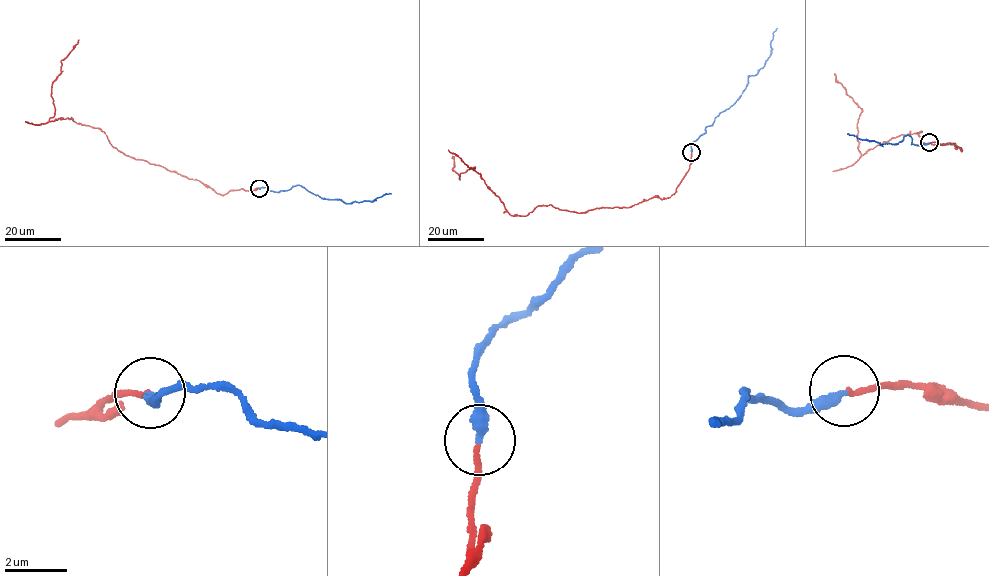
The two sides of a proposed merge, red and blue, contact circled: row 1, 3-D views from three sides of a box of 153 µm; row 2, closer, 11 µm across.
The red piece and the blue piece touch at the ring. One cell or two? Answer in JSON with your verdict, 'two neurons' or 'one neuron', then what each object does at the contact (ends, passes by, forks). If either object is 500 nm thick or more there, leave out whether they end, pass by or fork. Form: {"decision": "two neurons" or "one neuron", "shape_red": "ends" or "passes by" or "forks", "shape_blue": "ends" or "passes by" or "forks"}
{"decision": "one neuron", "shape_red": "ends", "shape_blue": "ends"}

